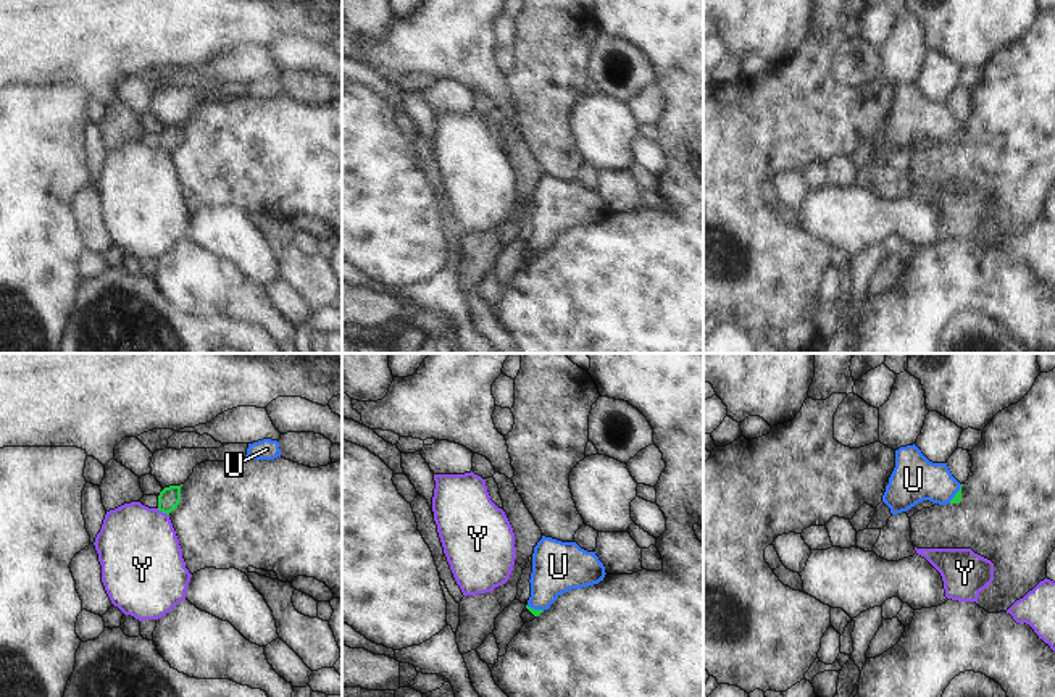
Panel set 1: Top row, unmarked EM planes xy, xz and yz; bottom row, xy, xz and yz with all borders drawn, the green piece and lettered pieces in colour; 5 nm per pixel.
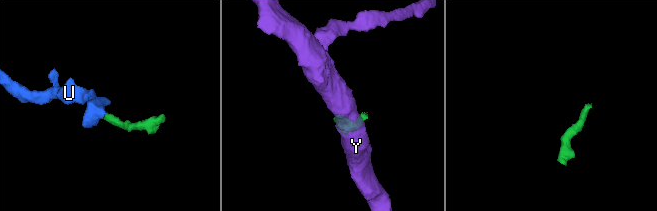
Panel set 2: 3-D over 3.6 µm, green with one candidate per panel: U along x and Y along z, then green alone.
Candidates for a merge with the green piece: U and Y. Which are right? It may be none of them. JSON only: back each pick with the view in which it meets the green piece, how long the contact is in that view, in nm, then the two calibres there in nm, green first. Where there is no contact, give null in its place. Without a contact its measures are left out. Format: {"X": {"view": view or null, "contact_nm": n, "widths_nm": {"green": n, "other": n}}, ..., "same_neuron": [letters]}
{"U": {"view": "yz", "contact_nm": 120, "widths_nm": {"green": 50, "other": 220}}, "same_neuron": ["U"]}

